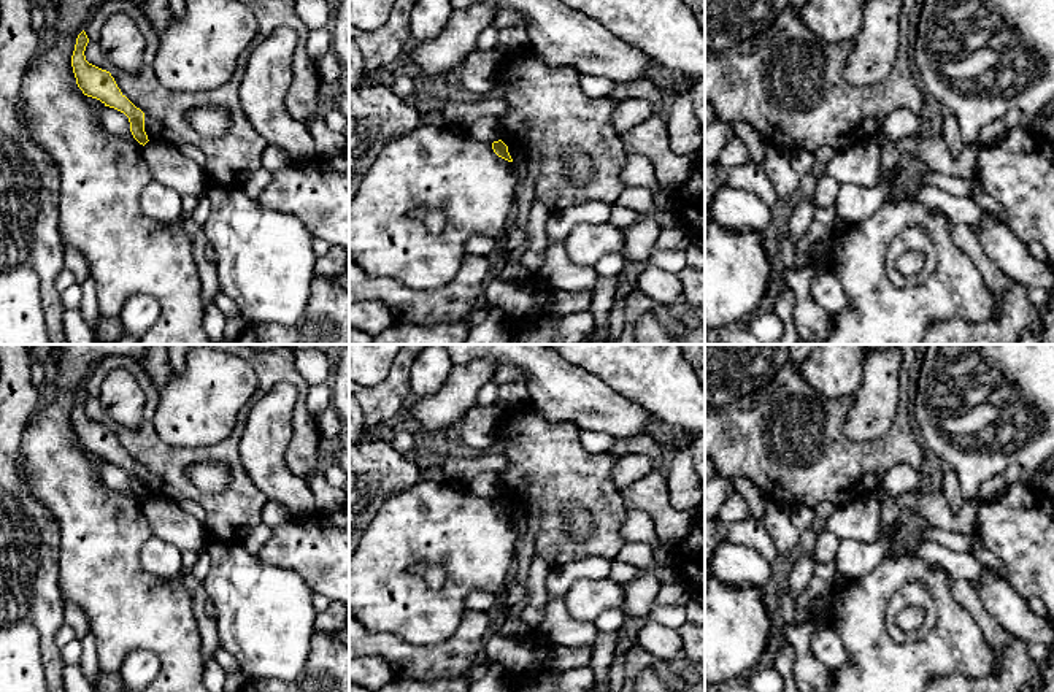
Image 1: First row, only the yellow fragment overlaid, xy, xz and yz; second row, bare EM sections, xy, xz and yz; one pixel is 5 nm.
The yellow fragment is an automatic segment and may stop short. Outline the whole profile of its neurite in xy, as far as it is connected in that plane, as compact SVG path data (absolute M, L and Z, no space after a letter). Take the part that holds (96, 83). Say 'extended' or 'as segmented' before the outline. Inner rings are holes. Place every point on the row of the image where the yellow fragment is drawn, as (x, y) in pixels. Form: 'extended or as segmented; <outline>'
as segmented; M83 30L76 38L71 56L71 67L78 87L84 95L97 98L105 106L124 113L129 117L133 138L144 146L149 141L144 132L144 113L121 92L110 71L102 70L86 60L84 51L87 43L89 38Z

